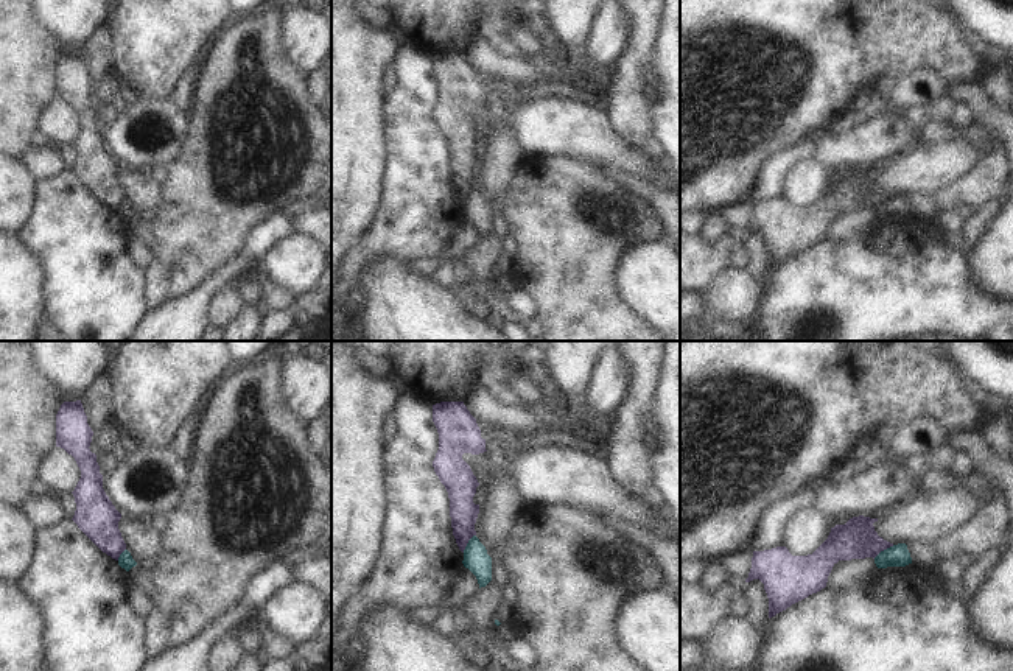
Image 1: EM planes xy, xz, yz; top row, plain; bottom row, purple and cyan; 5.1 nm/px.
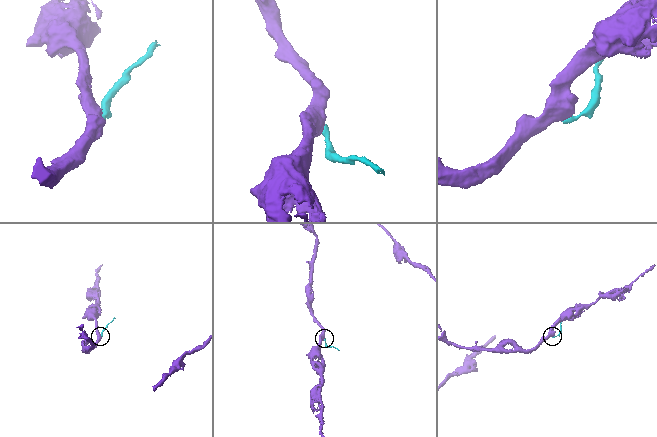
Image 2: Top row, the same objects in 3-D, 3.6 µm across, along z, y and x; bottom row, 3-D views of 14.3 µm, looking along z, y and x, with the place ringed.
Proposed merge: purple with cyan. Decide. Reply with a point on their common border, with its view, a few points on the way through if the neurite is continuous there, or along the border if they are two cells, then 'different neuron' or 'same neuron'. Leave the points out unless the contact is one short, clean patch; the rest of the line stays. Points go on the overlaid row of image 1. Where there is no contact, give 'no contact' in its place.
meets purple in yz at (883, 550); border along yz (893, 545), (881, 550), (873, 558); different neuron

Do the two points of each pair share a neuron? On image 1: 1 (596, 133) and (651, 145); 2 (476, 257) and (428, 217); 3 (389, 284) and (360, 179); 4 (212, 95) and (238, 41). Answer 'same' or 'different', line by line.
1: different
2: different
3: different
4: same

